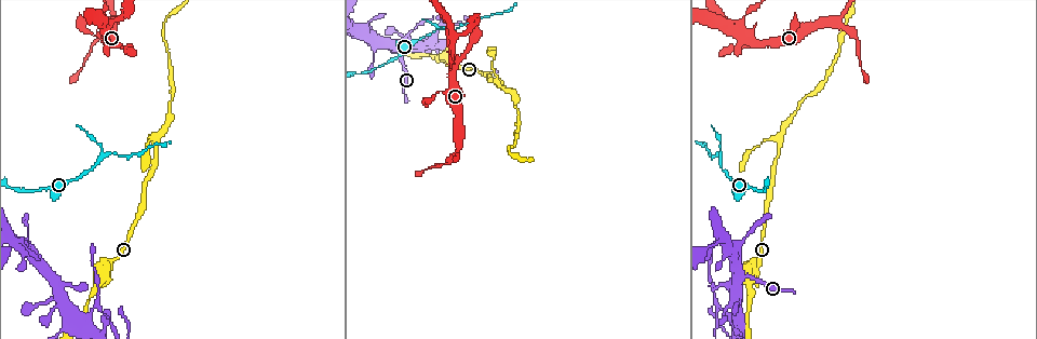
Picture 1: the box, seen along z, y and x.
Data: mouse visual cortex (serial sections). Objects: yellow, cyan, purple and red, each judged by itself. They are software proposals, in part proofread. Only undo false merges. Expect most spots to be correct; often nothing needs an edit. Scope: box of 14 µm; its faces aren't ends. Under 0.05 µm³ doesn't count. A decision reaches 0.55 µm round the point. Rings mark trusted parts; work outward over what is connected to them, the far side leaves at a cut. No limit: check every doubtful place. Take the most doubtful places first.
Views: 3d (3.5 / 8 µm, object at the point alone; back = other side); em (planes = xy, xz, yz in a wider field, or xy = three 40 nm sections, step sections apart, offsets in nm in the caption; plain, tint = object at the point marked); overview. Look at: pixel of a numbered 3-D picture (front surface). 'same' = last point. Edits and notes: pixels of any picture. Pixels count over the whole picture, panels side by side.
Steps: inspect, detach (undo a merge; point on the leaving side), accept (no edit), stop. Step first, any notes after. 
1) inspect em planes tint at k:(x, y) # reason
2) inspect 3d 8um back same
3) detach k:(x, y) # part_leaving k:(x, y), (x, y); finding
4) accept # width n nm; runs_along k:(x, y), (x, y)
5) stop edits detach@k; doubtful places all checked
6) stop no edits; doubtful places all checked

inspect 3d 3.5um back at 1:(718, 151) # thin neck

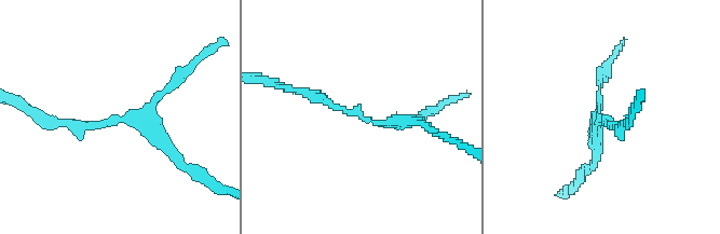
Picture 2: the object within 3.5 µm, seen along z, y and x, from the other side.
inspect em planes tint at 2:(598, 118) # need the tissue

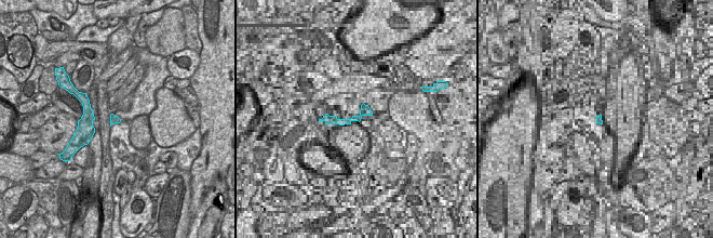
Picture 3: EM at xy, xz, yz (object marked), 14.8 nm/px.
accept # runs_along 2:(185, 165), (141, 119), (65, 122); all the same cell

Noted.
inspect 3d 3.5um at 1:(436, 31) # thick turns thin

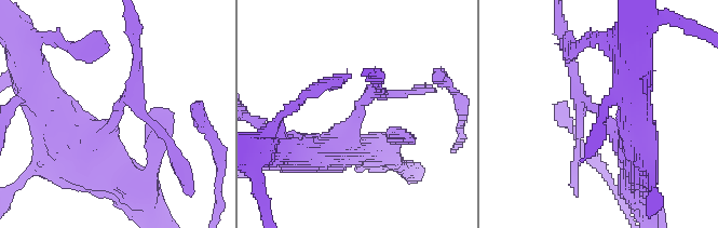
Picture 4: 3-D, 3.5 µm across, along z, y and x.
inspect em xy step 2 plain at 4:(114, 115)

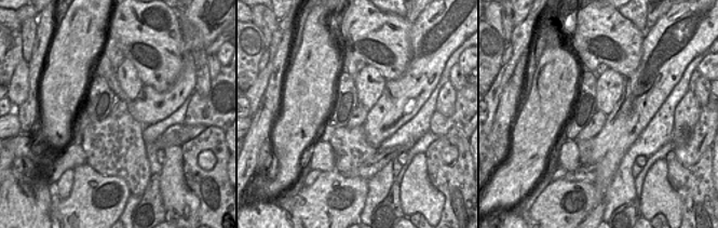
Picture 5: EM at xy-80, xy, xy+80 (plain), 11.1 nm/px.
inspect em xy step 2 tint same

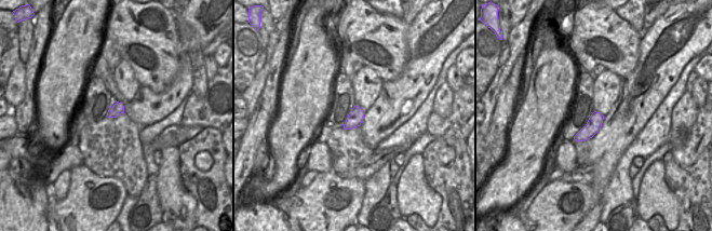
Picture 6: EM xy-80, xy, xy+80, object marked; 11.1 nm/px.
detach 4:(572, 72) # part_leaving 4:(120, 103), (136, 83), (133, 21); a second cell is stuck on

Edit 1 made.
inspect 3d 3.5um back at 1:(503, 86) # calibre changes

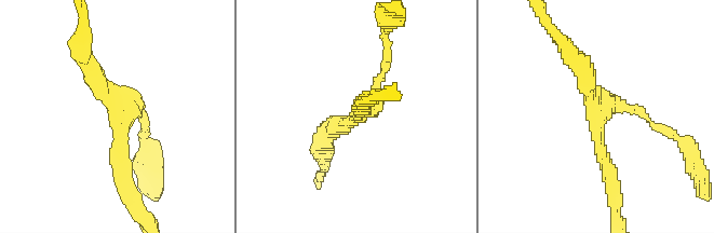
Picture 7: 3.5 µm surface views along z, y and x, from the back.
inspect em xy step 3 tint at 7:(120, 125) # now the EM

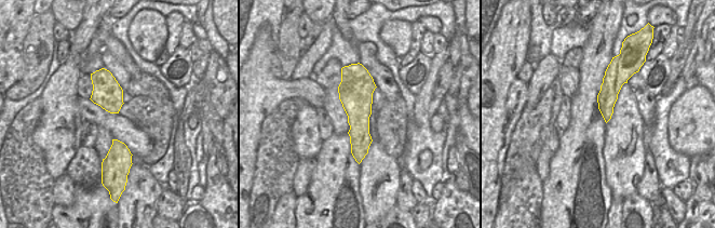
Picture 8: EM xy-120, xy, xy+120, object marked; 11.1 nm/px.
accept # arm_widths 150, 250, 250 nm; runs_along 8:(353, 68), (359, 109), (359, 159); continuous, no second cell

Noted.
stop edits detach@4; doubtful places all checked

